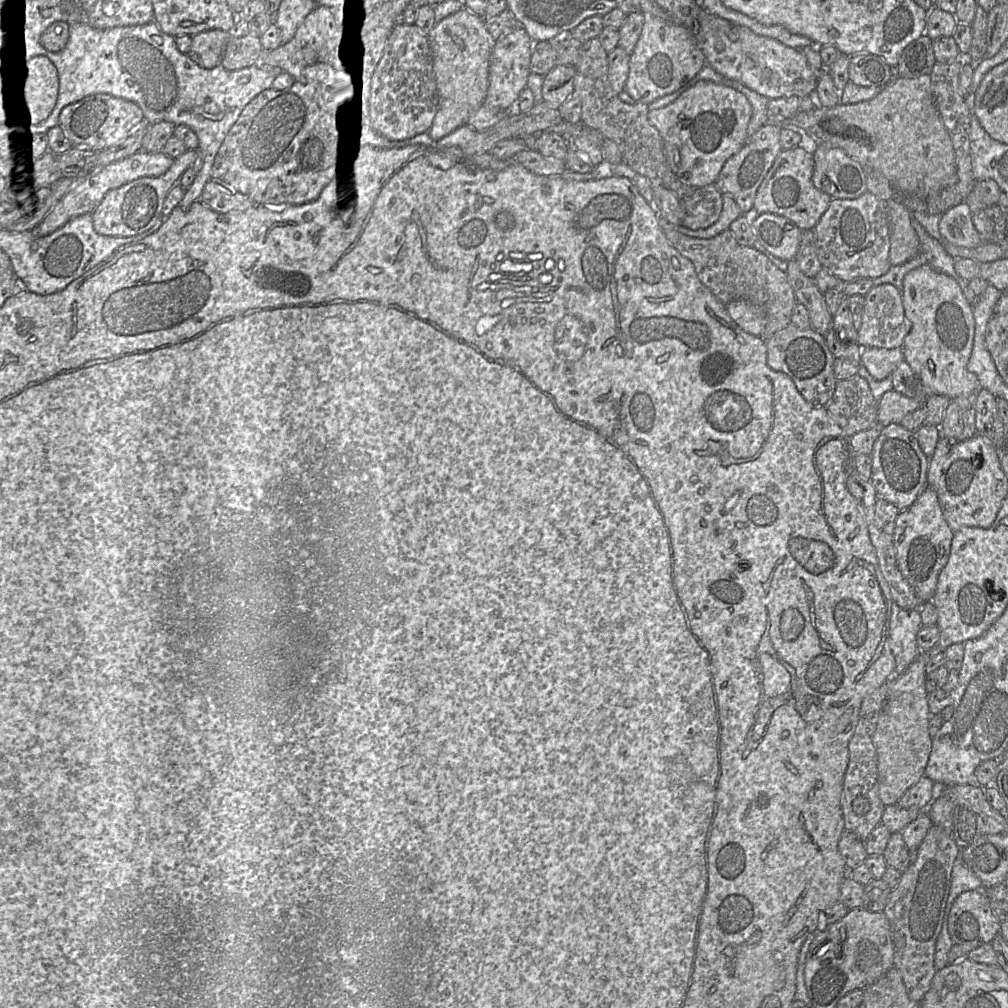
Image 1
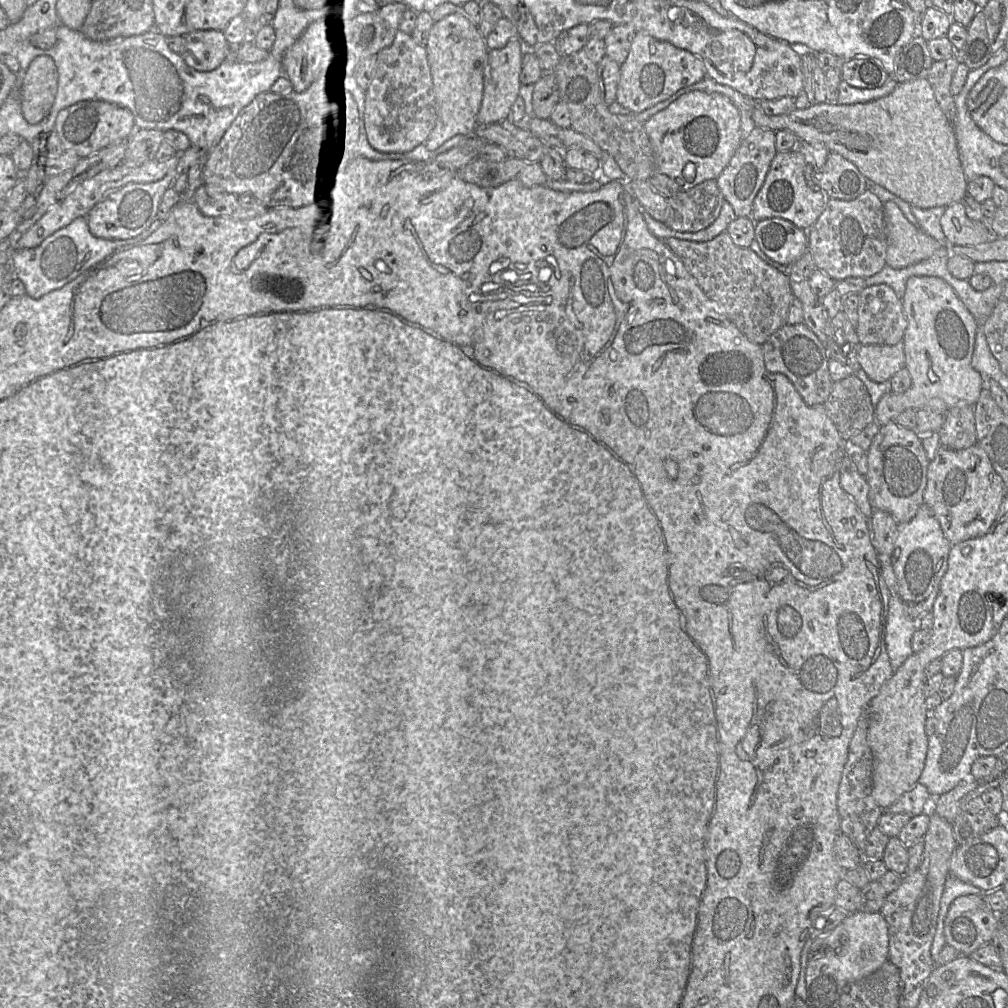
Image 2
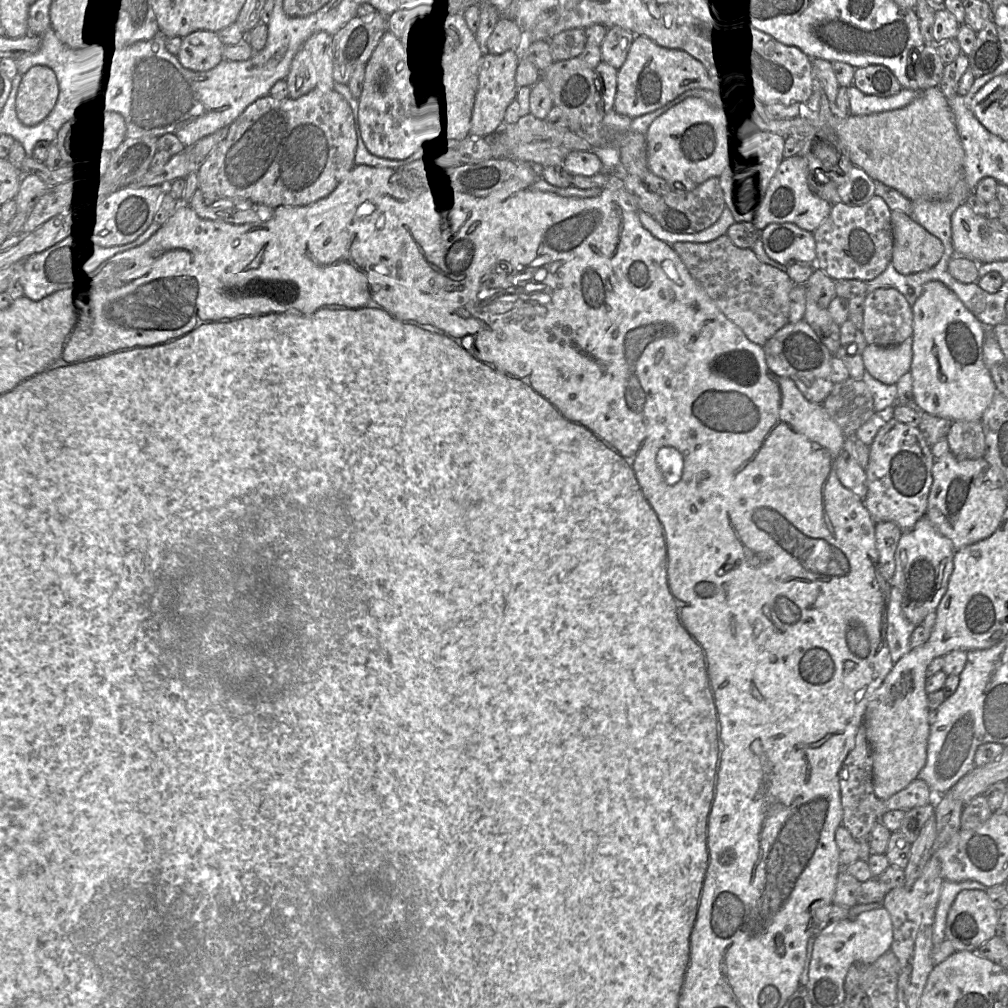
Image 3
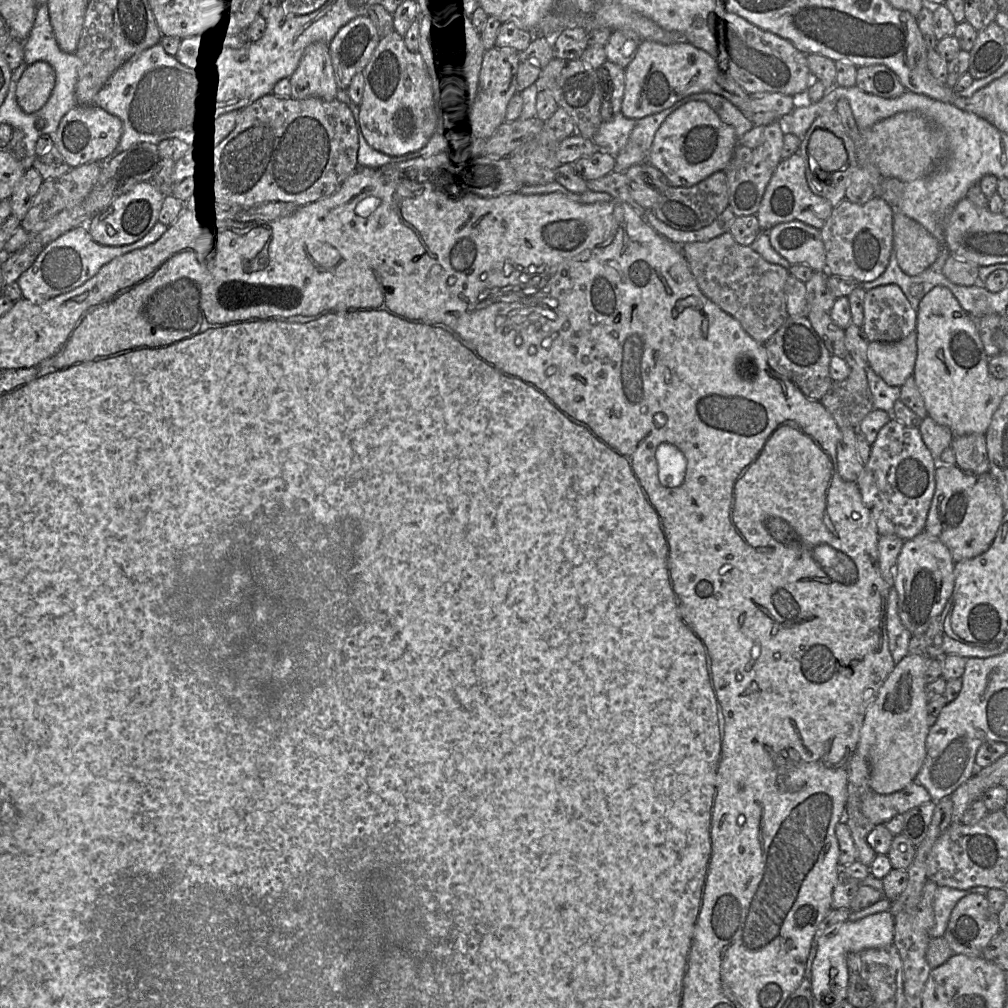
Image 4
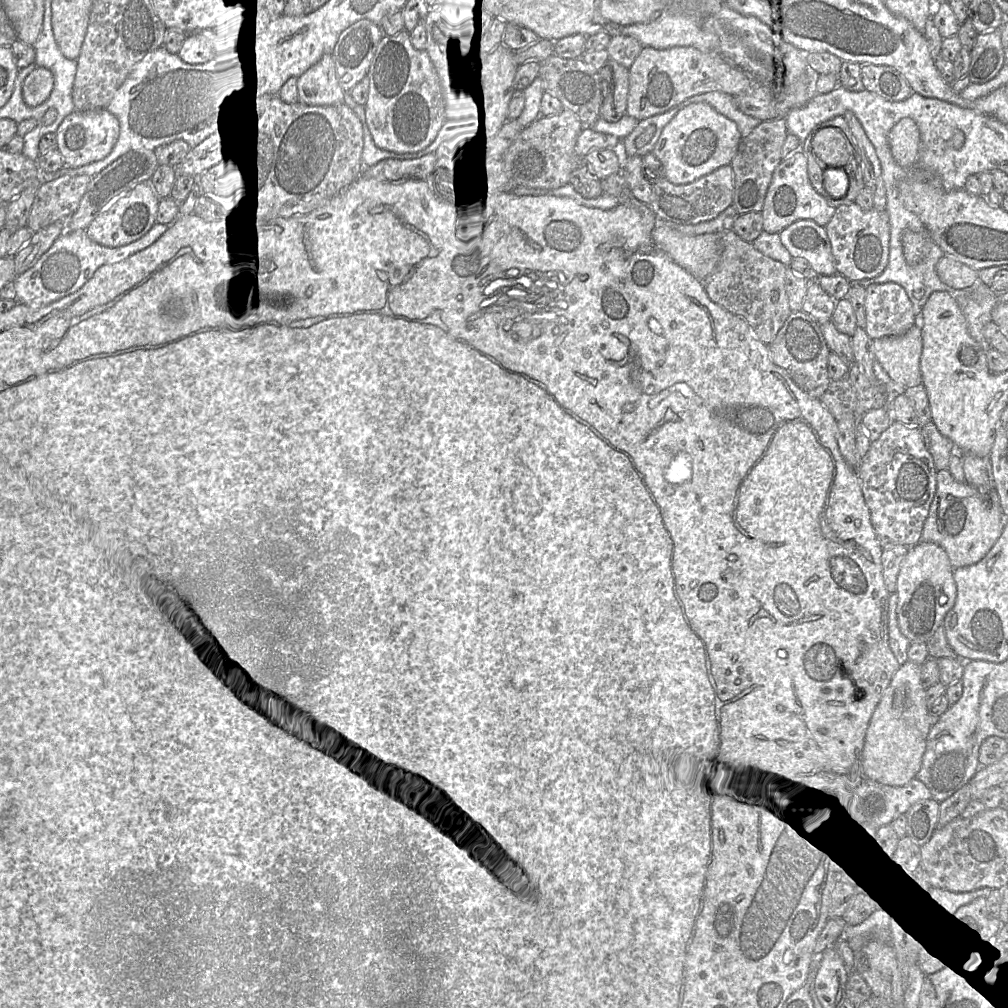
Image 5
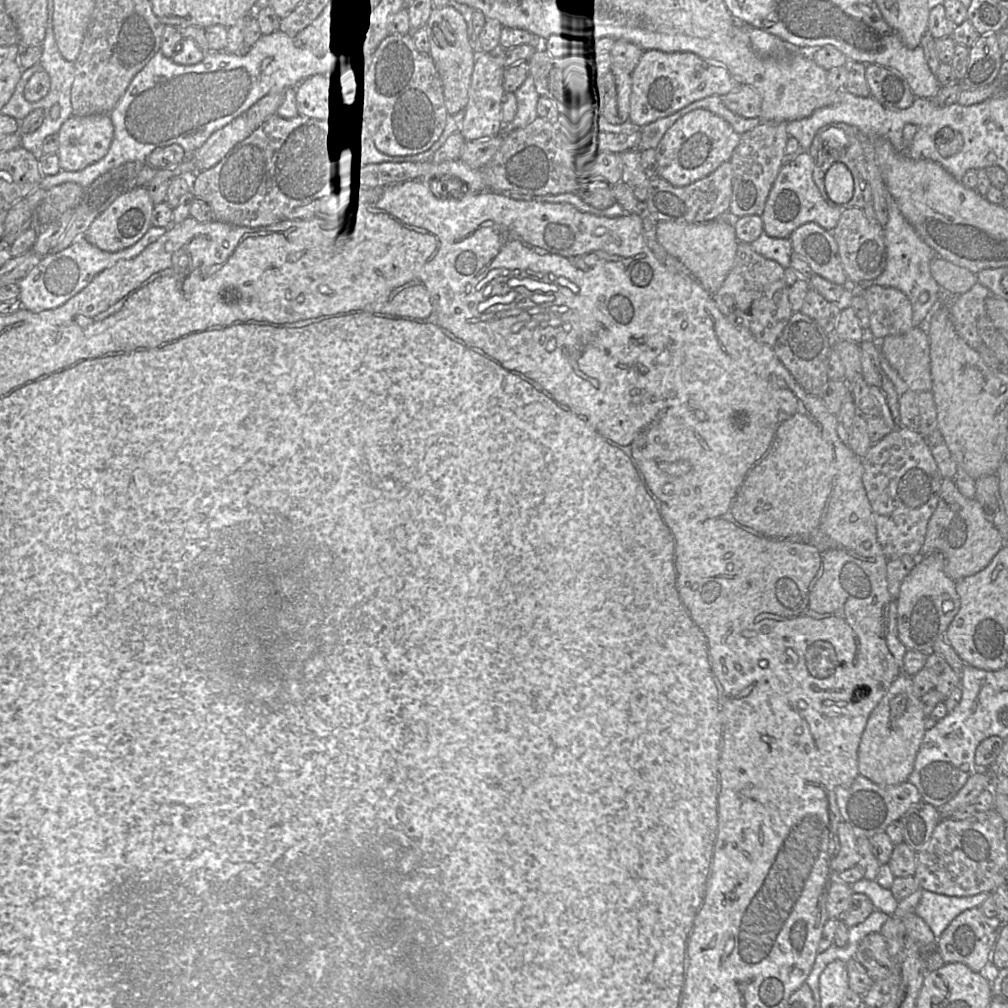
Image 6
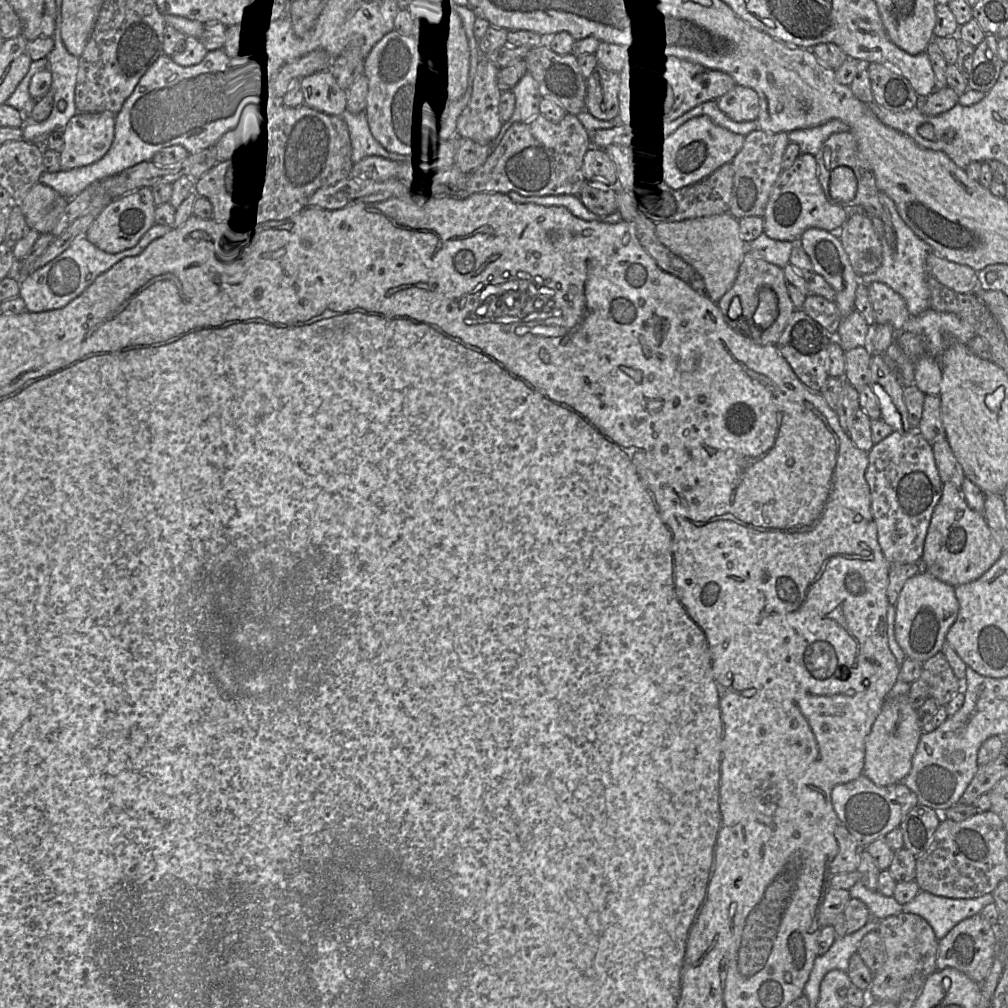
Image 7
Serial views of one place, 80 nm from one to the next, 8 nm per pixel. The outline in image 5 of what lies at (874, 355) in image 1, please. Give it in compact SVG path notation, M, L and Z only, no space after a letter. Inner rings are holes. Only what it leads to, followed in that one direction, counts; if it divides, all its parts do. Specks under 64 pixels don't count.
M912 326L904 335L873 339L876 361L889 377L906 388L922 384L921 328Z

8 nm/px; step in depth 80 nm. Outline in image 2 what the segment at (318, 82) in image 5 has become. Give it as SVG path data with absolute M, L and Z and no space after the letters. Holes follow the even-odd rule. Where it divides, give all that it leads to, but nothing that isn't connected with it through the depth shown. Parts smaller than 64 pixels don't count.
M327 20L315 21L286 51L282 60L283 73L291 82L295 92L305 91L321 76L334 75L334 48L339 28Z

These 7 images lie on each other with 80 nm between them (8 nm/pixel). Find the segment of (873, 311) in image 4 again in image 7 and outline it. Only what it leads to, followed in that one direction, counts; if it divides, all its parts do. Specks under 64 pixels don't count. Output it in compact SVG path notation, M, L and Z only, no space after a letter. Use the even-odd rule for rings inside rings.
M881 282L872 283L868 290L876 324L890 324L900 332L910 318L902 296Z

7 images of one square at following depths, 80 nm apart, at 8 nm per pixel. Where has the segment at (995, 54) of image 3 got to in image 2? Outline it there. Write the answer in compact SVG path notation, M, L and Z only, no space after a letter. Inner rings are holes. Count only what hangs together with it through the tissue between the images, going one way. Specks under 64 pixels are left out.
M978 9L967 27L966 43L962 50L957 53L957 56L969 70L983 66L992 57L985 16L982 10Z

